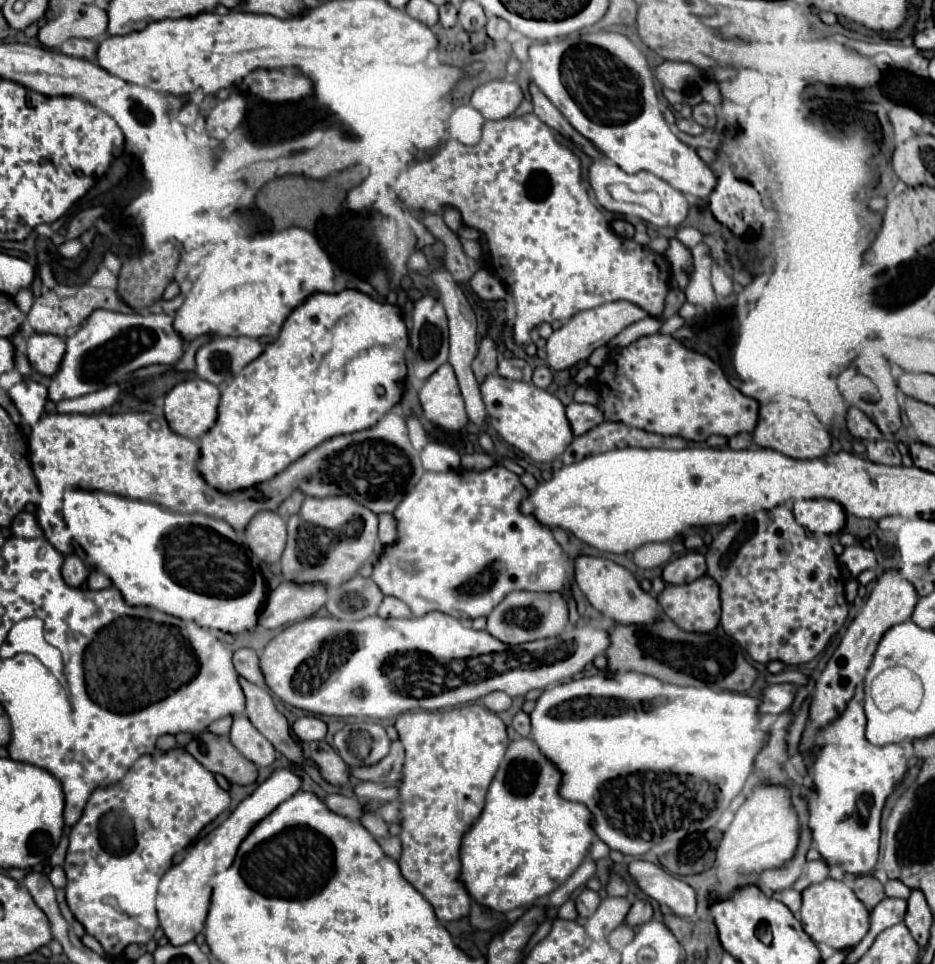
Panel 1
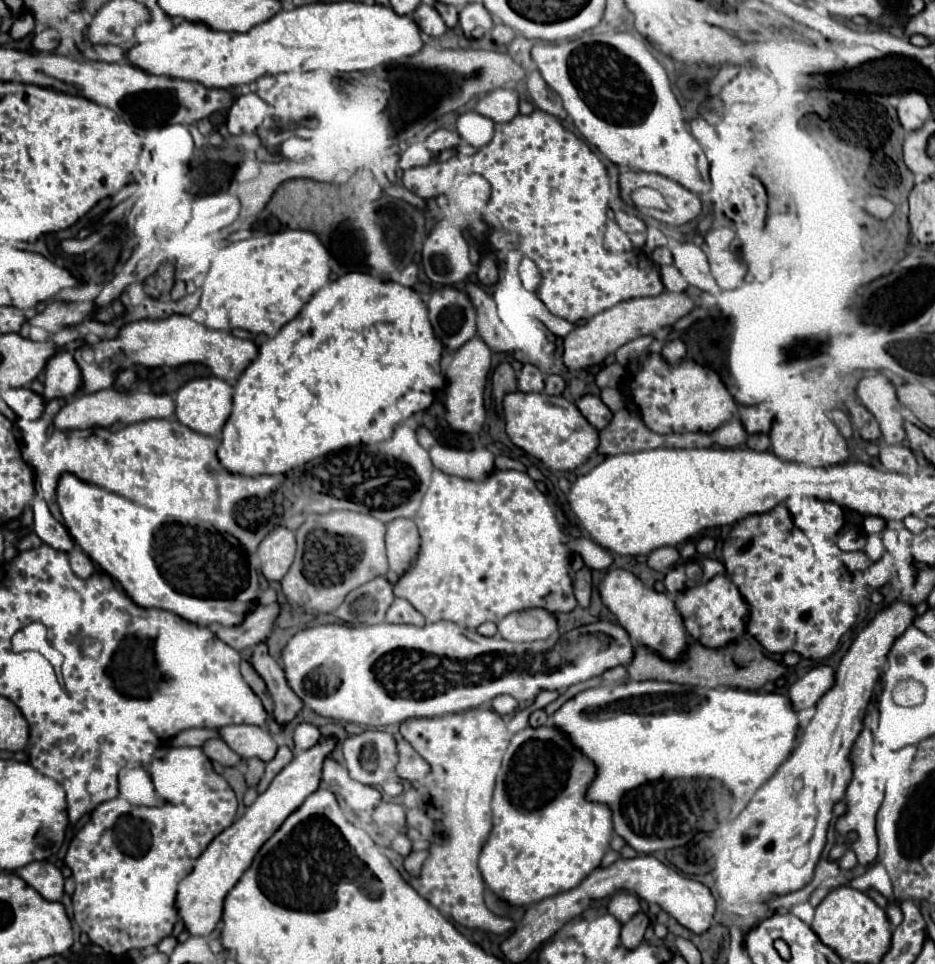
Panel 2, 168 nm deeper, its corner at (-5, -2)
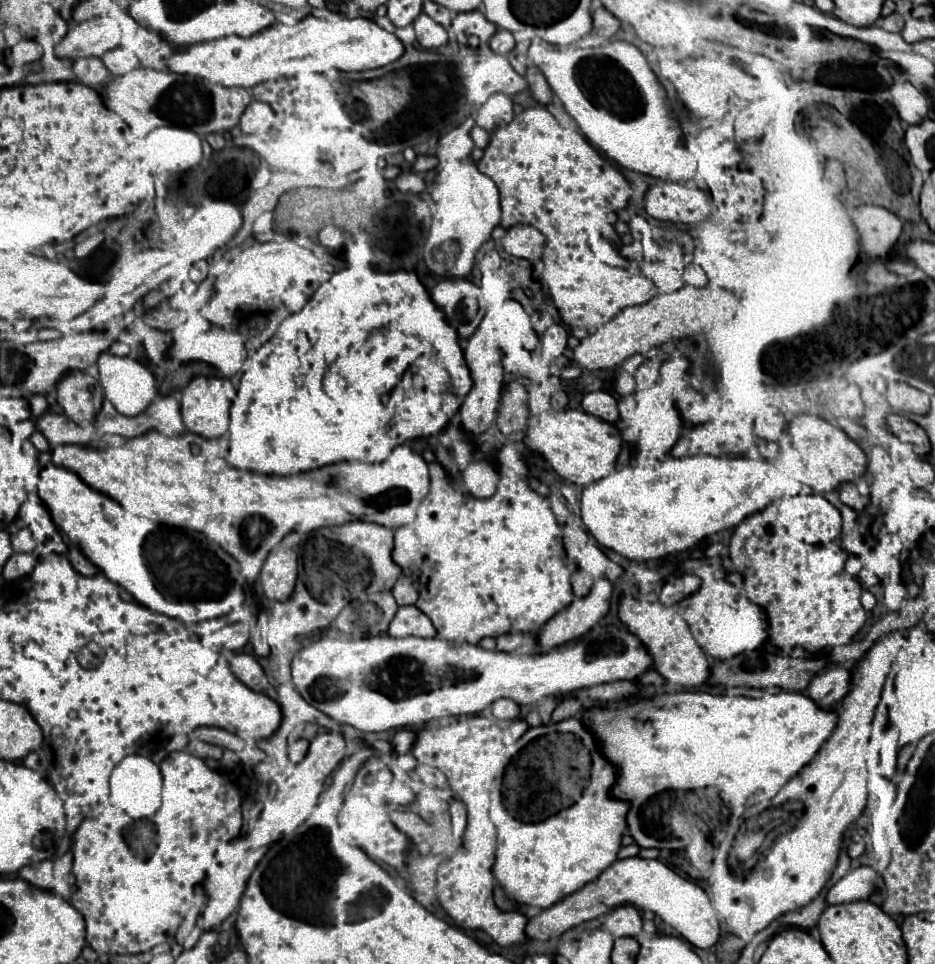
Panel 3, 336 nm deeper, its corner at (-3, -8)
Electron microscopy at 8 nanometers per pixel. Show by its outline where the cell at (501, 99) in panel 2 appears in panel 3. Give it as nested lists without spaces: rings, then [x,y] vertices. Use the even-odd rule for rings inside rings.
[[[492,94],[476,112],[476,124],[492,132],[498,126],[512,122],[514,118],[514,104],[506,94]]]

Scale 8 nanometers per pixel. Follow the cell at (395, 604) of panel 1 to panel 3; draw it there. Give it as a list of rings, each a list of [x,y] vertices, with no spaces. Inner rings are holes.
[[[400,606],[392,618],[388,632],[392,636],[434,636],[436,630],[428,616],[424,616],[416,606]]]

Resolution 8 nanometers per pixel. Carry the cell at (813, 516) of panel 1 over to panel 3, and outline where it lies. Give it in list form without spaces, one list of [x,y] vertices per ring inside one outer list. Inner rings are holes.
[[[802,496],[796,500],[790,520],[782,520],[788,534],[808,544],[826,544],[842,530],[840,510],[822,496]]]

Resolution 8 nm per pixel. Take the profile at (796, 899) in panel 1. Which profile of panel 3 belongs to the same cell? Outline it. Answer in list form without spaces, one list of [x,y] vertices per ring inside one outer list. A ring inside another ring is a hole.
[[[860,866],[856,870],[850,870],[844,878],[840,878],[832,888],[826,890],[824,904],[842,904],[842,902],[852,902],[852,900],[864,900],[878,886],[880,886],[880,880],[878,880],[876,872],[868,866]]]

